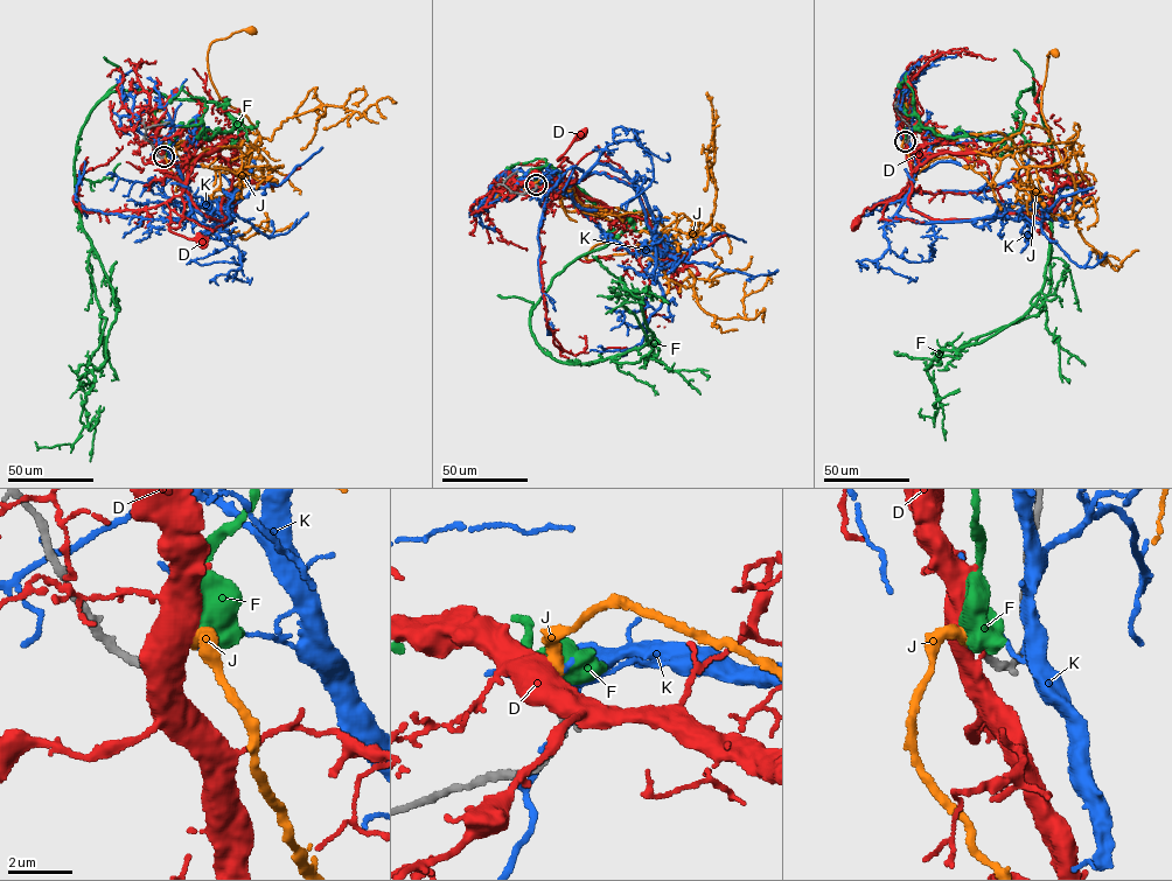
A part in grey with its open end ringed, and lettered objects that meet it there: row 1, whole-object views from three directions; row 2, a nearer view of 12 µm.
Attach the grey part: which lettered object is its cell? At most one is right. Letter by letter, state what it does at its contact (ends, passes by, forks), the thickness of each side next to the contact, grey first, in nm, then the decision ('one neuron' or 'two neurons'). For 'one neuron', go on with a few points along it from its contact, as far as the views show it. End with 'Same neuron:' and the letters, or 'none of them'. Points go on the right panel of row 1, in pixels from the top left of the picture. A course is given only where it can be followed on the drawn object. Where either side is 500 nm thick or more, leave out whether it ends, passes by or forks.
D: 340 nm thick on the grey side, 500 nm on the other; two neurons
F: 280 nm thick on the grey side, 750 nm on the other; two neurons
J: it ends there; 280 nm thick on the grey side, 400 nm on the other; one neuron; it runs (905, 141), (919, 173), (963, 149), (1012, 155), (1020, 166), (1058, 163), (1041, 112), (1047, 55), (1054, 53)
K: it ends there; 280 nm thick on the grey side, 130 nm on the other; two neurons
Same neuron: J

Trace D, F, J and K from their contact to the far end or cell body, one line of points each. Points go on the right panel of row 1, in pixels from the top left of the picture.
D: (905, 141), (912, 170), (908, 187), (897, 198), (866, 208), (856, 223)
F: (905, 140), (914, 110), (1004, 138), (1031, 88), (1054, 168), (1037, 301), (937, 350), (921, 408)
J: (905, 141), (919, 173), (963, 149), (1012, 155), (1020, 166), (1058, 163), (1041, 112), (1047, 55), (1054, 53)
K: (905, 140), (916, 165), (908, 204), (932, 219), (1059, 218), (1088, 195), (1072, 182), (1059, 190)

